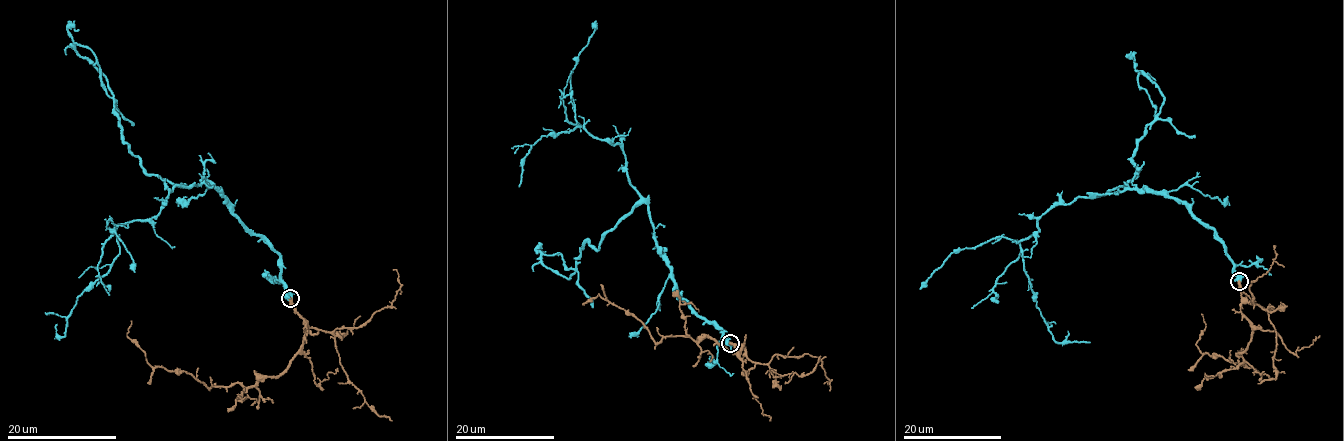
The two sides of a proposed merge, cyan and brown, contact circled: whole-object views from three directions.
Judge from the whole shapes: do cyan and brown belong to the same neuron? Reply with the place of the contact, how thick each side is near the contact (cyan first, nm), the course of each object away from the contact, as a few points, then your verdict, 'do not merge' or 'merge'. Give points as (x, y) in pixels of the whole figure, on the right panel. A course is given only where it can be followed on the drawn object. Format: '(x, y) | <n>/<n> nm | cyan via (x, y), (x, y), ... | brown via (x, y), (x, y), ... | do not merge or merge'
(1239, 281) | 420/420 nm | cyan via (1239, 280), (1225, 245), (1183, 203), (1140, 189), (1051, 205), (1020, 244), (1024, 269), (1052, 337), (1090, 342) | brown via (1239, 281), (1241, 313), (1251, 327), (1251, 342), (1238, 353), (1245, 366), (1198, 349), (1206, 326), (1201, 313) | merge

